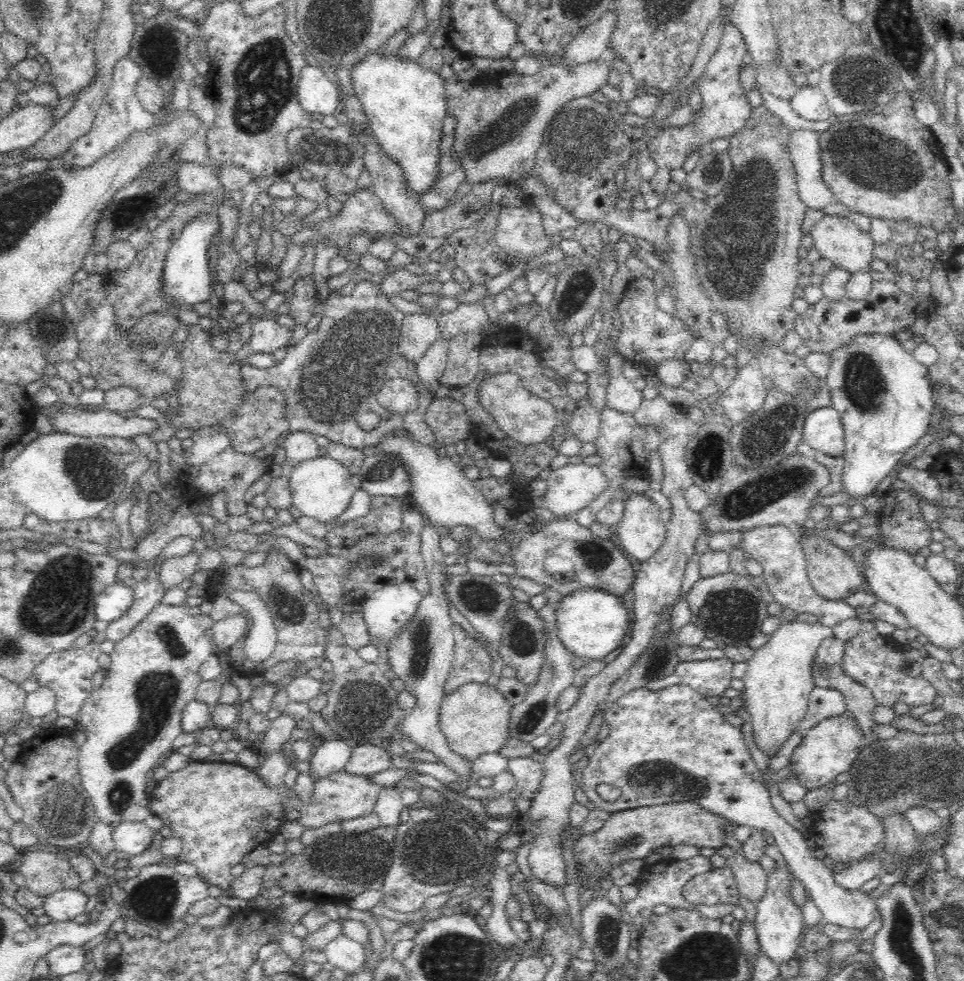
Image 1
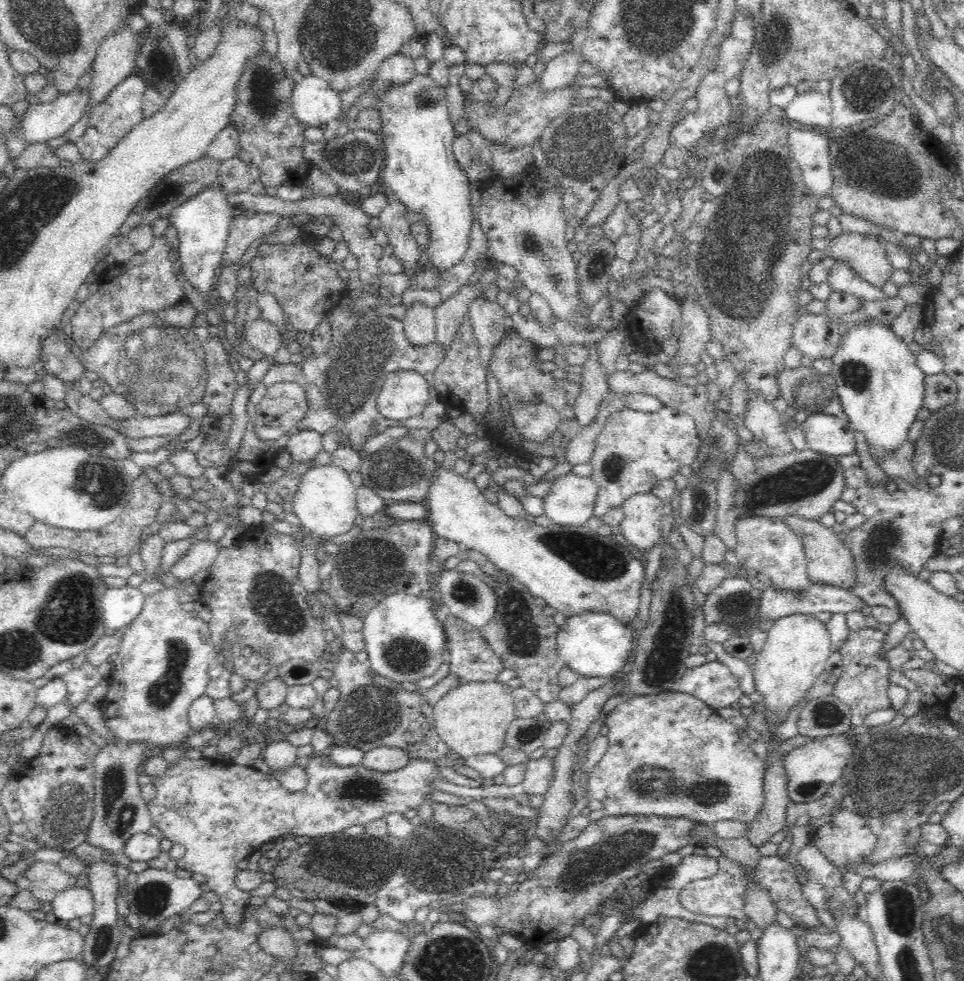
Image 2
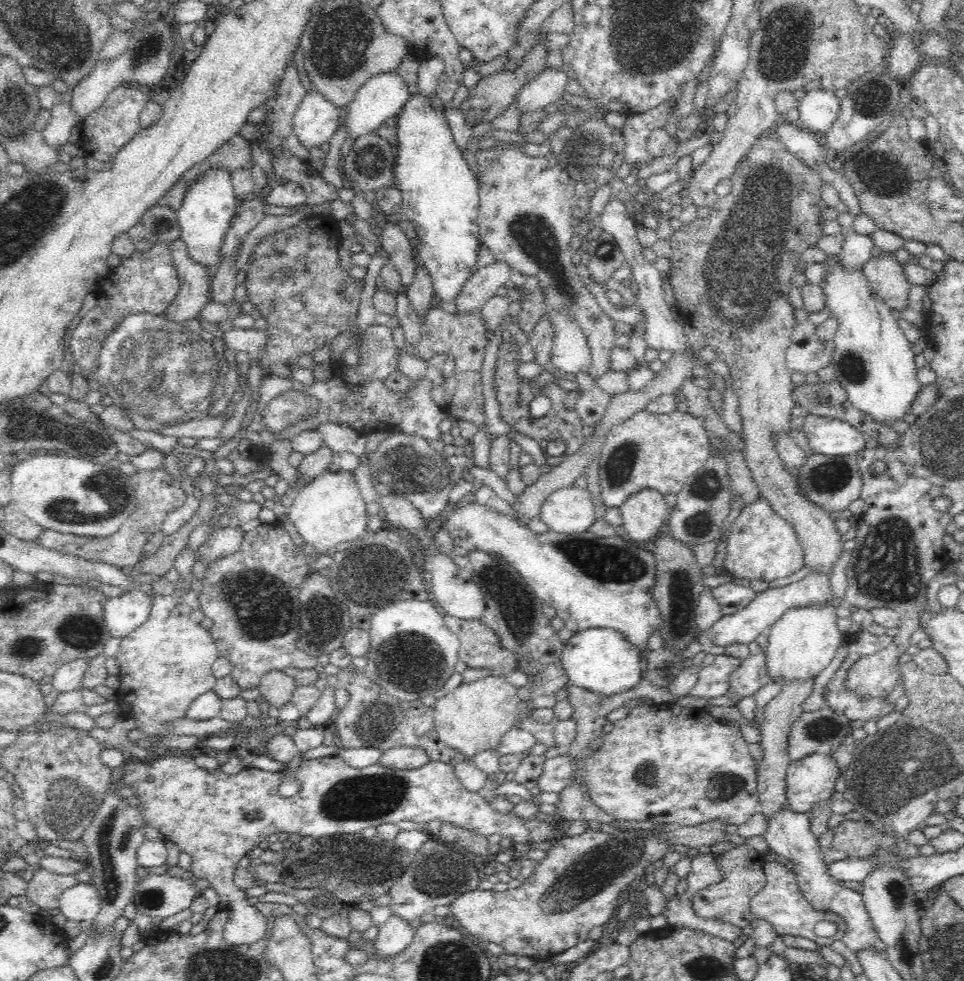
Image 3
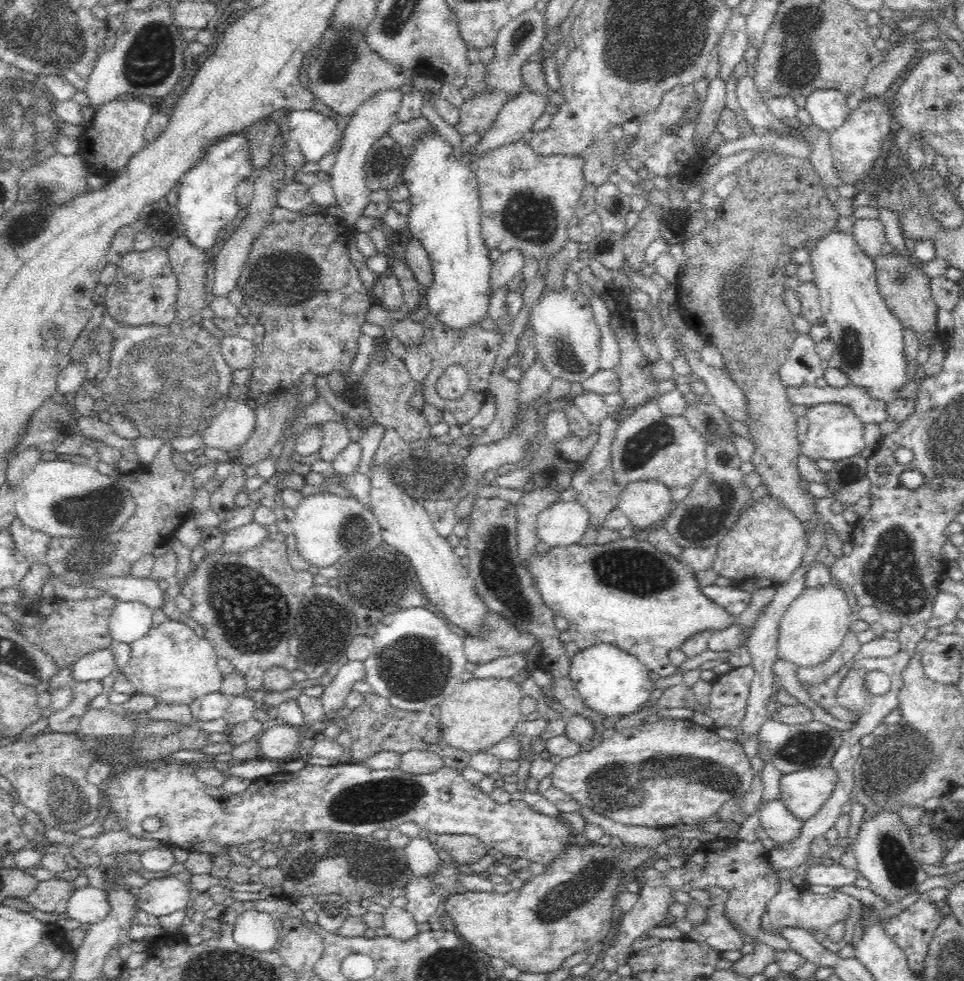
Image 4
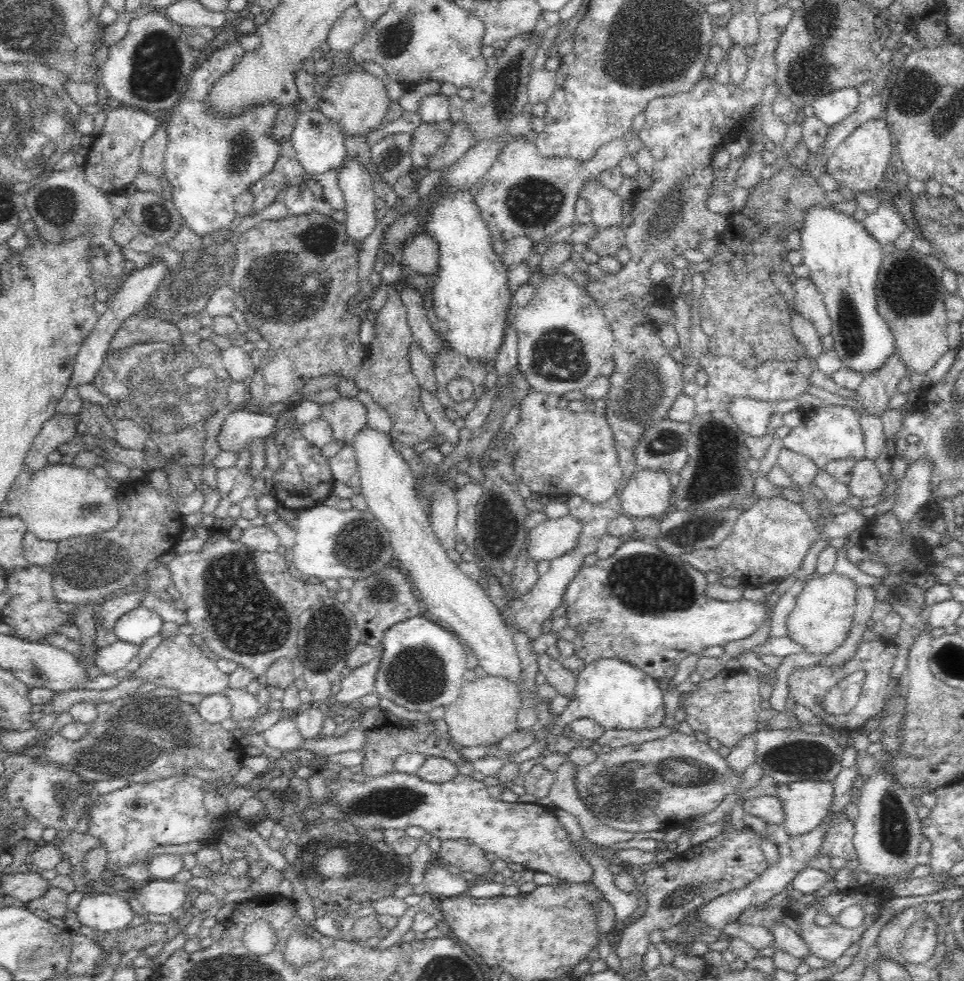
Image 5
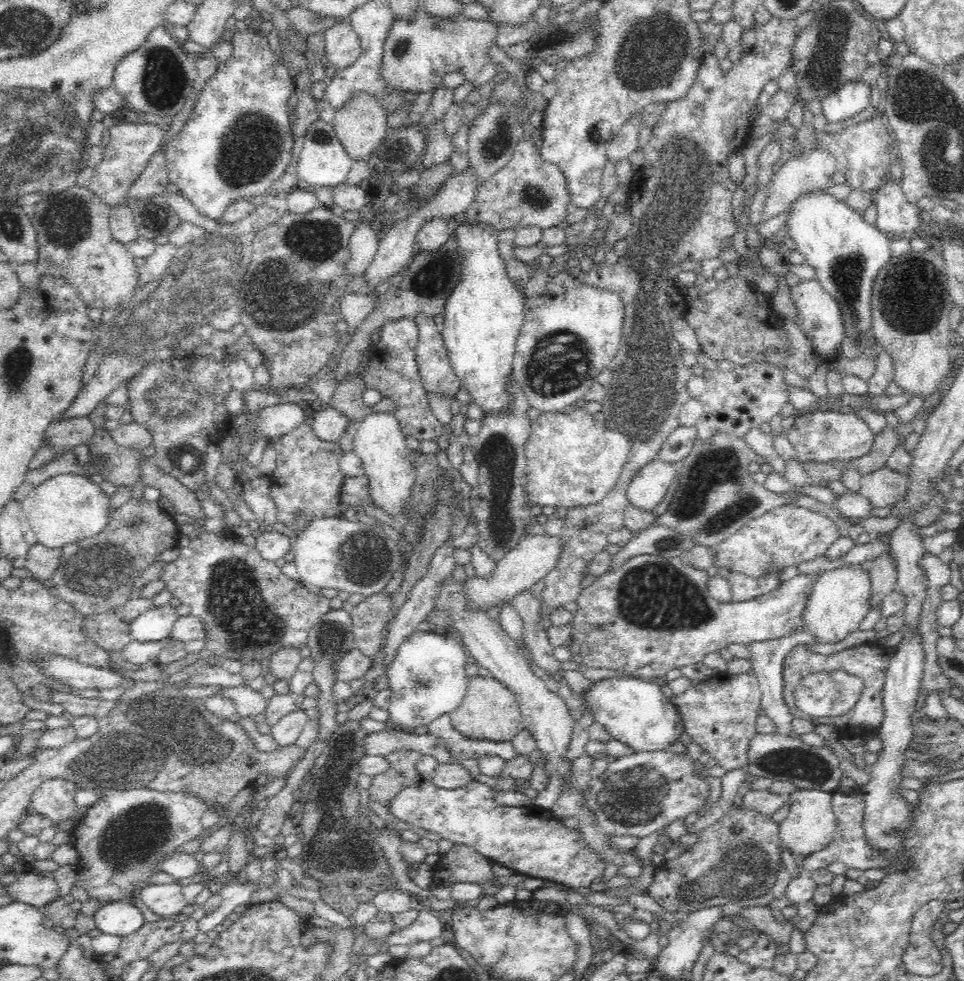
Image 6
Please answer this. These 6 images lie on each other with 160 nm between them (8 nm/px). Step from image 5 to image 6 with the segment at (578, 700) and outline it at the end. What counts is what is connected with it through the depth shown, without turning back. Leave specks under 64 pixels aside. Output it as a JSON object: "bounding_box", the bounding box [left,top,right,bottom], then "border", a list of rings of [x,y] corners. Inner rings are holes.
{"bounding_box":[586,677,685,753],"border":[[[638,677],[595,682],[586,694],[586,702],[595,722],[600,723],[612,739],[624,743],[634,753],[669,751],[685,732],[679,712],[671,703],[665,688]]]}

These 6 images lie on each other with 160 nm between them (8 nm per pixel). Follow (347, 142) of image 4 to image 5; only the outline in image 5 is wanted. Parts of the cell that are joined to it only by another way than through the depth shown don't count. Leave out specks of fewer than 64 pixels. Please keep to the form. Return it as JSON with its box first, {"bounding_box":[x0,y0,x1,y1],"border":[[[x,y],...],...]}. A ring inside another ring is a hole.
{"bounding_box":[337,157,377,246],"border":[[[350,157],[337,172],[340,189],[346,199],[345,219],[347,236],[362,246],[364,240],[376,228],[377,218],[374,214],[375,193],[370,182],[368,169],[360,161]]]}

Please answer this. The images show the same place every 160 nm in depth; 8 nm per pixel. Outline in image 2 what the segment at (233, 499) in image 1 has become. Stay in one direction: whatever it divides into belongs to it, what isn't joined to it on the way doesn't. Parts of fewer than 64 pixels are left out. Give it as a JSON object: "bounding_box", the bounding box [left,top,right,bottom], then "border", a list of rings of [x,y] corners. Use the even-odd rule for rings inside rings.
{"bounding_box":[195,295,448,475],"border":[[[349,295],[344,297],[329,314],[326,314],[332,329],[332,348],[326,354],[319,357],[313,354],[309,359],[304,359],[301,365],[273,364],[268,369],[264,378],[249,396],[246,431],[237,452],[232,451],[228,445],[222,447],[216,443],[219,430],[214,428],[220,426],[220,421],[211,426],[203,446],[195,454],[197,461],[203,467],[224,467],[226,458],[229,458],[229,468],[235,468],[242,475],[254,474],[254,472],[260,472],[260,470],[266,470],[272,466],[272,458],[266,458],[266,452],[281,447],[282,442],[272,445],[266,443],[256,434],[253,422],[257,406],[265,397],[268,388],[286,381],[303,386],[306,389],[307,402],[309,402],[307,415],[294,431],[316,431],[323,435],[332,430],[341,430],[349,436],[351,448],[355,451],[362,449],[362,444],[369,436],[376,436],[386,428],[390,428],[391,425],[395,425],[377,409],[380,389],[384,379],[391,372],[415,370],[422,374],[431,388],[430,402],[426,404],[426,408],[418,416],[400,421],[397,423],[398,425],[406,426],[408,429],[426,429],[432,432],[441,425],[442,421],[446,420],[448,408],[438,398],[436,389],[434,390],[434,375],[438,366],[445,359],[448,349],[436,342],[428,349],[418,348],[406,339],[402,321],[384,315],[374,315],[374,313],[368,313],[369,317],[361,317],[361,313],[350,316],[348,306],[350,306]],[[249,464],[256,468],[249,470],[246,467]]]}

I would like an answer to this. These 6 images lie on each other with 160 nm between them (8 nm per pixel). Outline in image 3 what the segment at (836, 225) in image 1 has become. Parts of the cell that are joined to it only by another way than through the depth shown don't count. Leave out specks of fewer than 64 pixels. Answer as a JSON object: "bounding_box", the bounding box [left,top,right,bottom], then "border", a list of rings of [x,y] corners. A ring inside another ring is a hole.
{"bounding_box":[862,253,912,314],"border":[[[877,253],[862,267],[871,290],[886,303],[892,312],[903,314],[908,309],[912,284],[895,256],[880,256]]]}

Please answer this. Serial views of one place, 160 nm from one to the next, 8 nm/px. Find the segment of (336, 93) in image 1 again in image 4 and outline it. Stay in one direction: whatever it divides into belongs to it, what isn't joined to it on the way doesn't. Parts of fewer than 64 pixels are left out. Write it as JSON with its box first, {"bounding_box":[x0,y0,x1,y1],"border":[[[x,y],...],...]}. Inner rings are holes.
{"bounding_box":[288,110,343,164],"border":[[[317,110],[292,111],[288,117],[288,125],[289,139],[294,140],[299,145],[306,162],[319,164],[324,156],[336,152],[342,141],[343,132],[338,130],[337,124]]]}

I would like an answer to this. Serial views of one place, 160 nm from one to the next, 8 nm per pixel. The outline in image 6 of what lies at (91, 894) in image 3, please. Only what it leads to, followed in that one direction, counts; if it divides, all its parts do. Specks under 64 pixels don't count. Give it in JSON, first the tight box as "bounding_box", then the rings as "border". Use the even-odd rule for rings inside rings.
{"bounding_box":[93,900,145,938],"border":[[[130,900],[105,904],[93,919],[100,932],[120,938],[134,934],[145,923],[144,915]]]}

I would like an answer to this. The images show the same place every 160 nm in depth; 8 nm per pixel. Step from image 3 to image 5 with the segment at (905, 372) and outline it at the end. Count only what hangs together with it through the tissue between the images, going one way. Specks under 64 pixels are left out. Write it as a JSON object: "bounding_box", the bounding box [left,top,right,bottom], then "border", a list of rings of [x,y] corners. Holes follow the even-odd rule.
{"bounding_box":[799,207,894,375],"border":[[[813,207],[806,212],[799,228],[799,251],[803,263],[809,268],[809,278],[818,287],[826,303],[833,327],[835,351],[842,359],[842,364],[854,372],[866,375],[878,370],[888,356],[893,354],[894,338],[890,325],[878,314],[877,276],[886,255],[884,245],[880,244],[863,227],[863,222],[850,214],[838,212],[830,207]]]}

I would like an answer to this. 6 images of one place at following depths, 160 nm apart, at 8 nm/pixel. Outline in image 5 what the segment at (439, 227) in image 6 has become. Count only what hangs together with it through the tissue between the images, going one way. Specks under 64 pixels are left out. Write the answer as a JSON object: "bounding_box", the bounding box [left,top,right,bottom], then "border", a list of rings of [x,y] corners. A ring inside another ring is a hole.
{"bounding_box":[400,231,439,274],"border":[[[423,231],[410,238],[400,252],[406,271],[430,274],[439,263],[439,246],[431,234]]]}

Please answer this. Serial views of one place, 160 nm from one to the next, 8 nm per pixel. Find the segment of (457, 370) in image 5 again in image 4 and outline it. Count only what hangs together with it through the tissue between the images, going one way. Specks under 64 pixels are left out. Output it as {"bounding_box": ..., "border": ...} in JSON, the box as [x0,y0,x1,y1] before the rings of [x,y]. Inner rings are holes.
{"bounding_box":[423,323,501,425],"border":[[[438,323],[433,329],[425,329],[425,347],[430,357],[431,369],[423,382],[425,390],[424,402],[432,404],[439,411],[449,410],[454,414],[459,425],[468,423],[471,418],[478,414],[480,407],[484,404],[492,386],[497,383],[493,368],[501,344],[501,337],[493,330],[484,329],[482,326],[472,327],[471,329],[450,330],[442,323]],[[452,365],[458,365],[464,368],[469,374],[470,386],[466,394],[459,399],[443,399],[437,392],[437,382],[442,373]]]}

